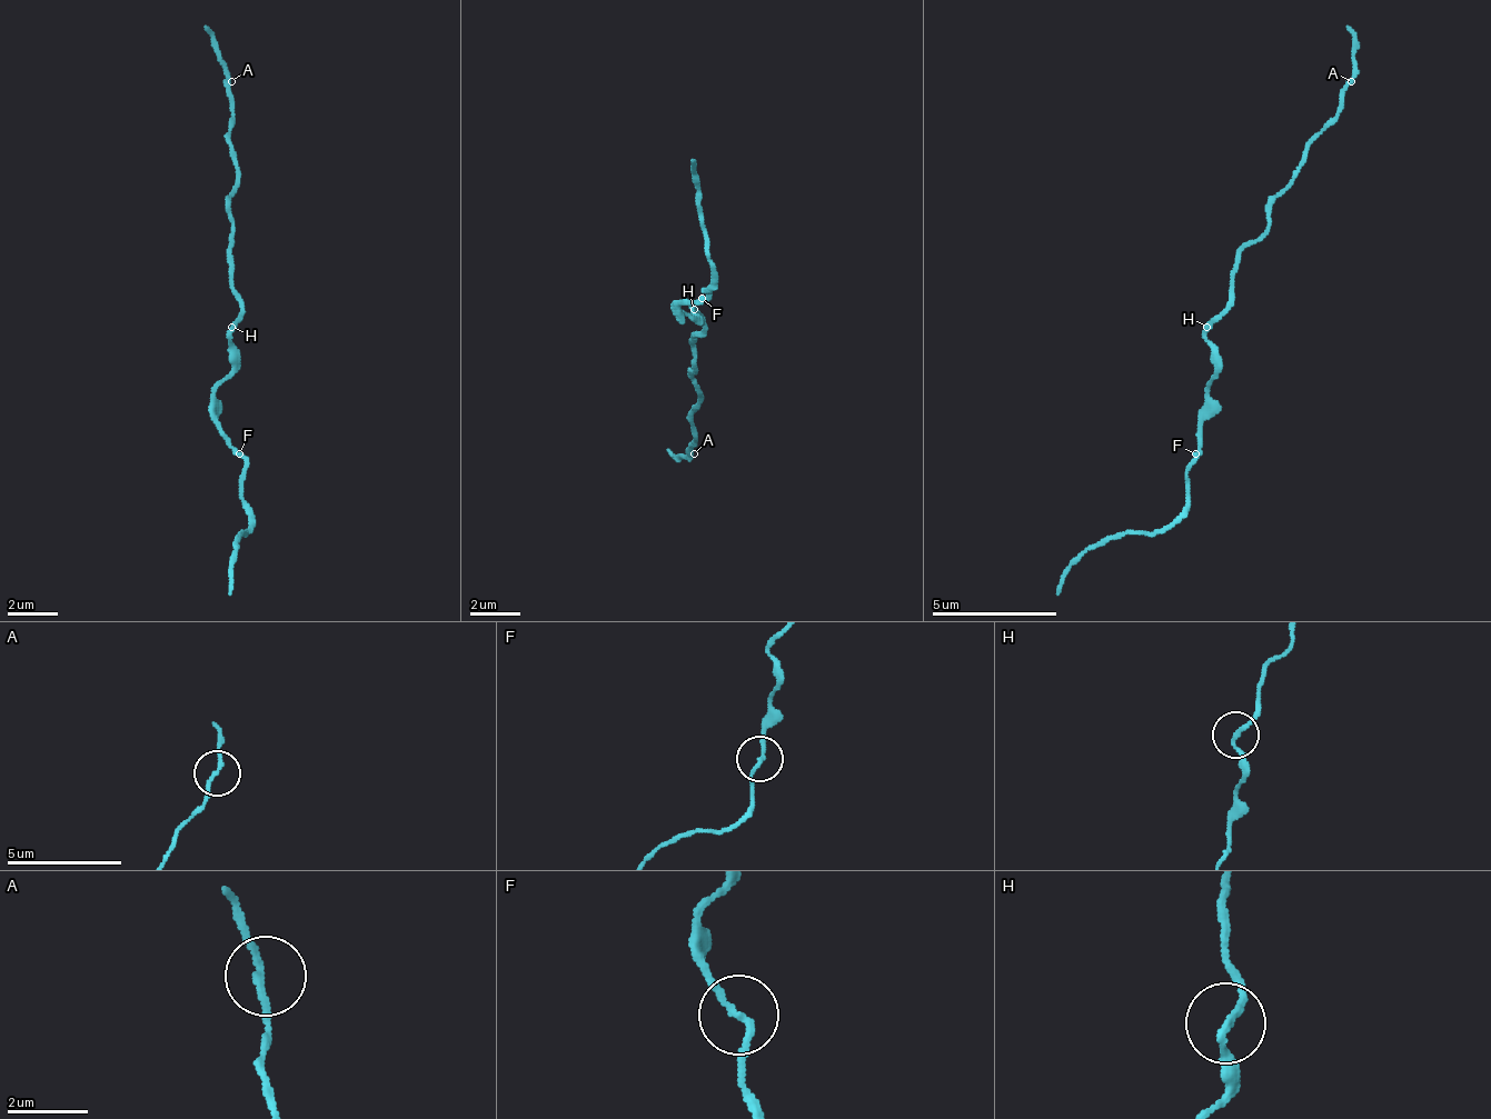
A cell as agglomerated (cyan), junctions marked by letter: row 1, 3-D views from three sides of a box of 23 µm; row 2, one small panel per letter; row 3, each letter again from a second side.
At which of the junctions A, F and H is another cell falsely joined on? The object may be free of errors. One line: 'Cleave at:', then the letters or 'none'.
Cleave at: none

